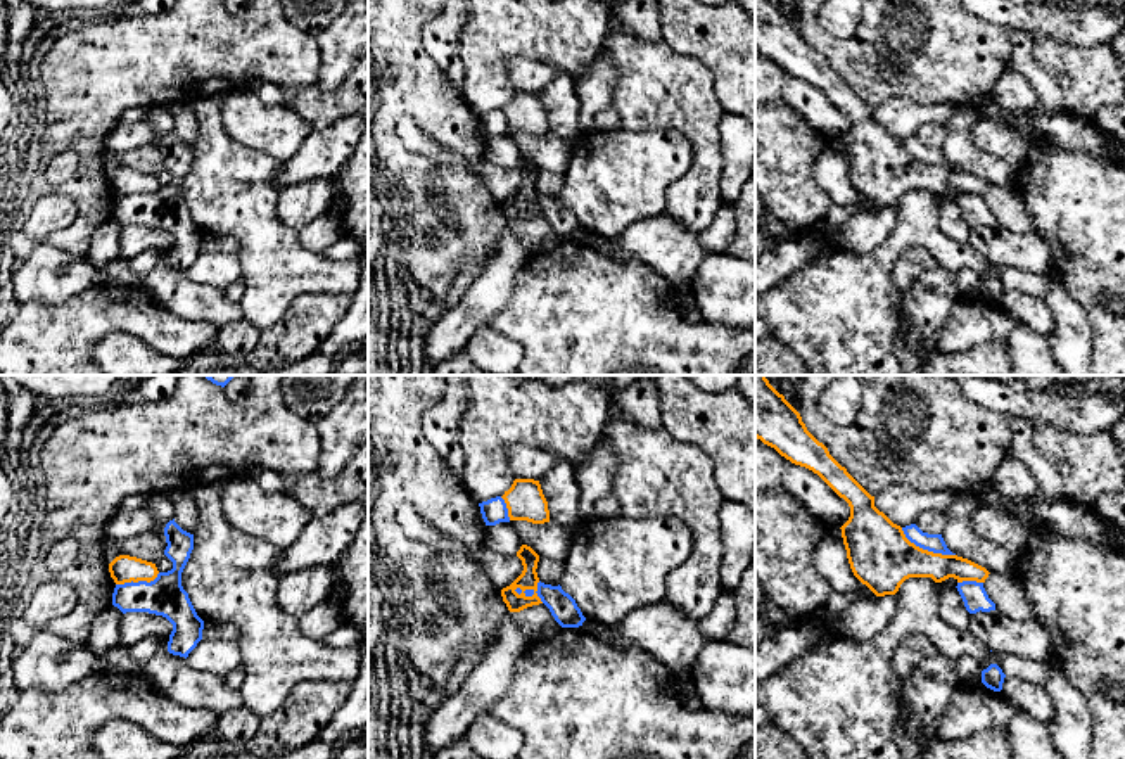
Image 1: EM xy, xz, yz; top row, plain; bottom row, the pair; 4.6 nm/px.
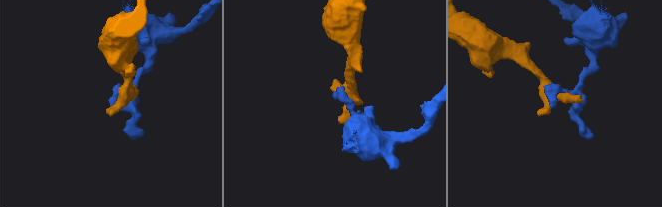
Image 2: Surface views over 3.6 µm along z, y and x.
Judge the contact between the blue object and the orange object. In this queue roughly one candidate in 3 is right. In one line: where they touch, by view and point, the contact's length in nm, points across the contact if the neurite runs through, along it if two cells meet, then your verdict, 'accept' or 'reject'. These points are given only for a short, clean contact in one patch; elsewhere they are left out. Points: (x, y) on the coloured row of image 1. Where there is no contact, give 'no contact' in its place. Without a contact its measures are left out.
xz (529, 590) | 160 nm | reject

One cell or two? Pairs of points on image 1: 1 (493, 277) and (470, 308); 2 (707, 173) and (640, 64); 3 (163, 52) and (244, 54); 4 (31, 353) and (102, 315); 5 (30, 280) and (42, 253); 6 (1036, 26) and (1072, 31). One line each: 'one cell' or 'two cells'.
1: one cell
2: one cell
3: one cell
4: one cell
5: one cell
6: one cell

